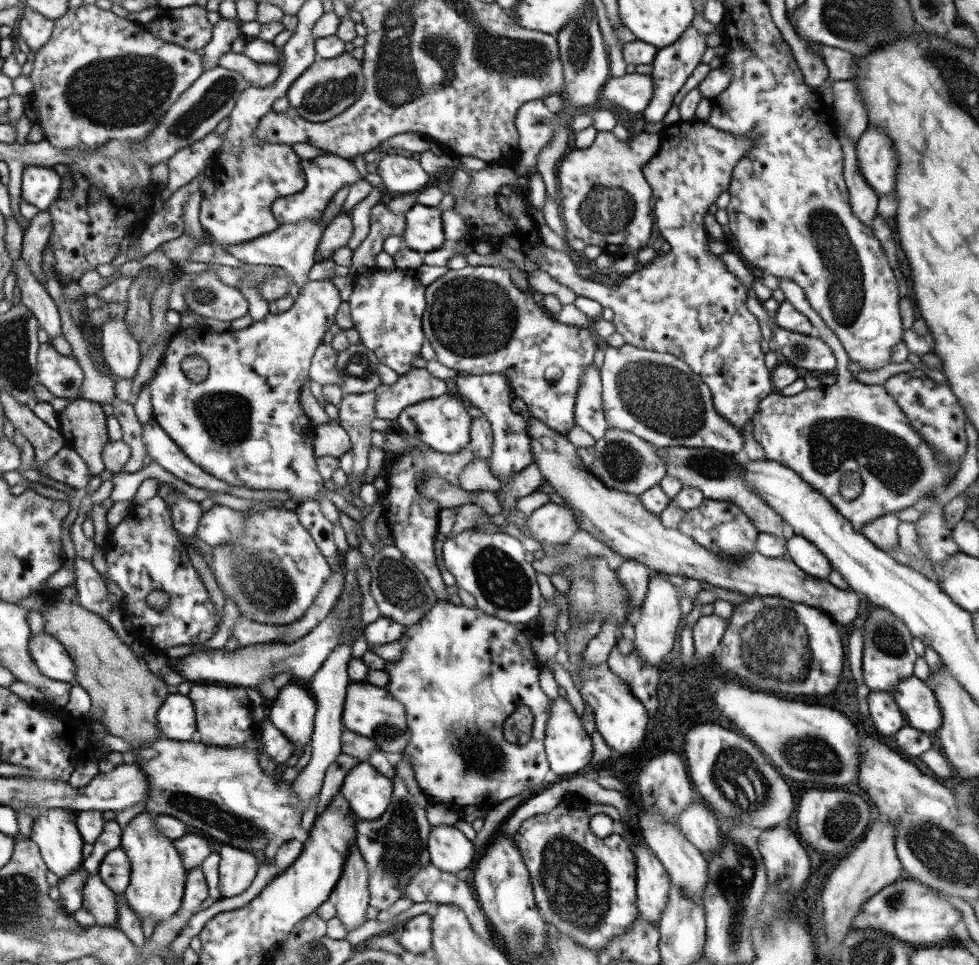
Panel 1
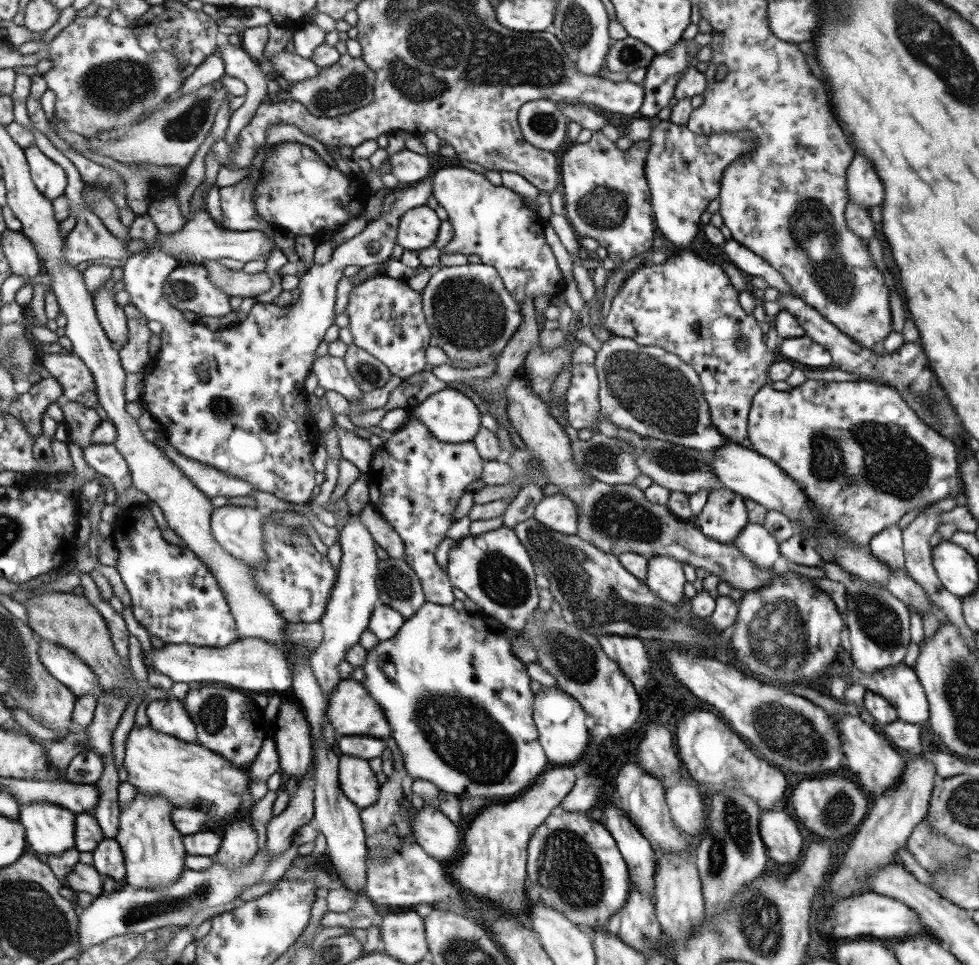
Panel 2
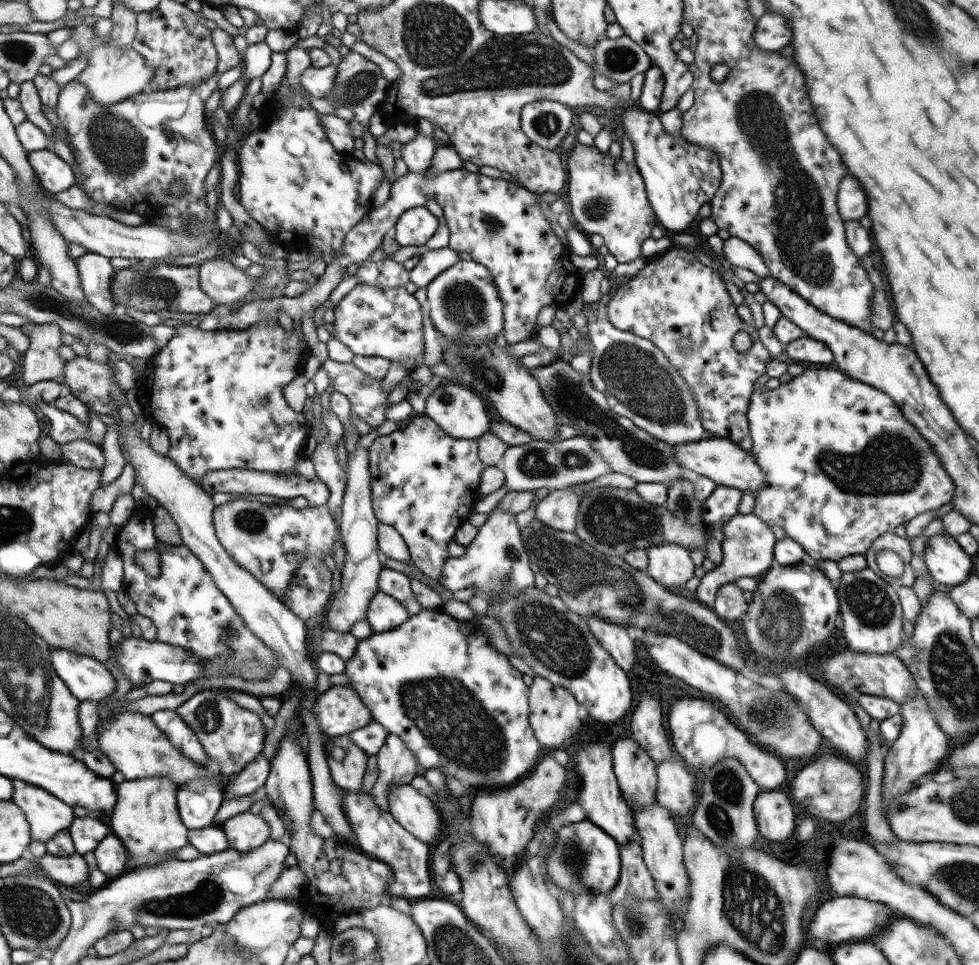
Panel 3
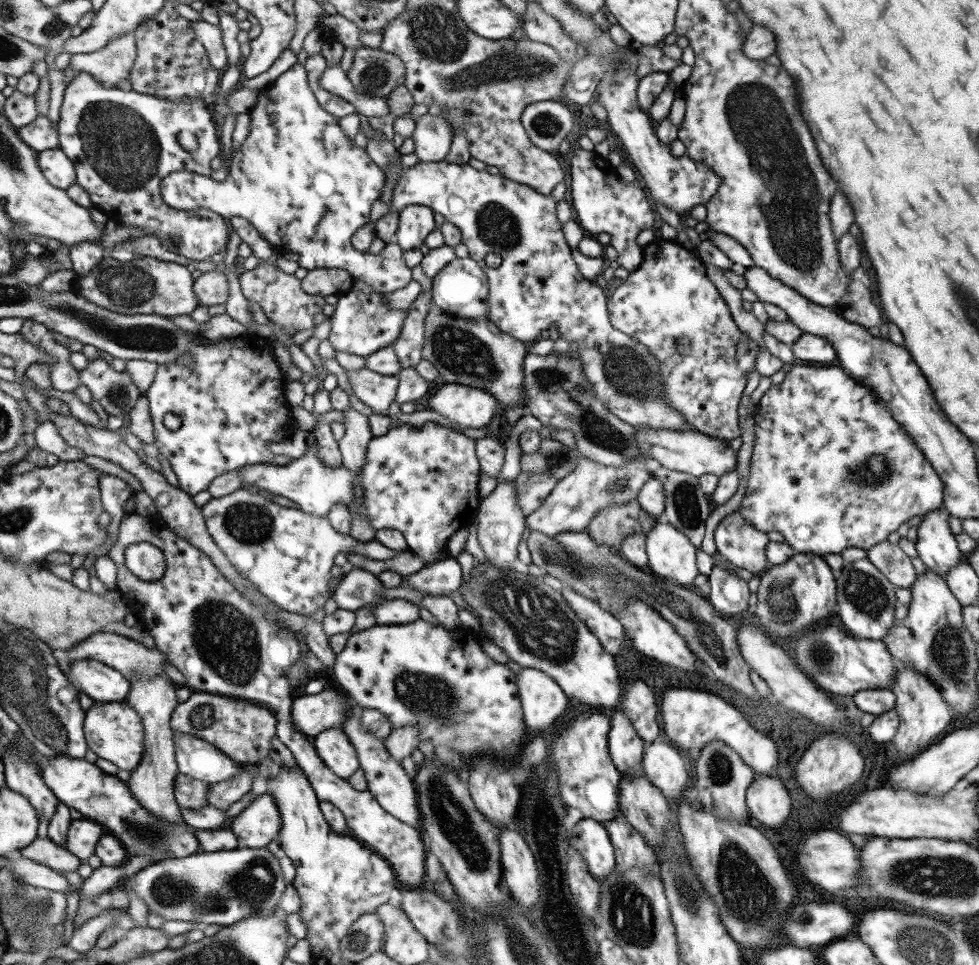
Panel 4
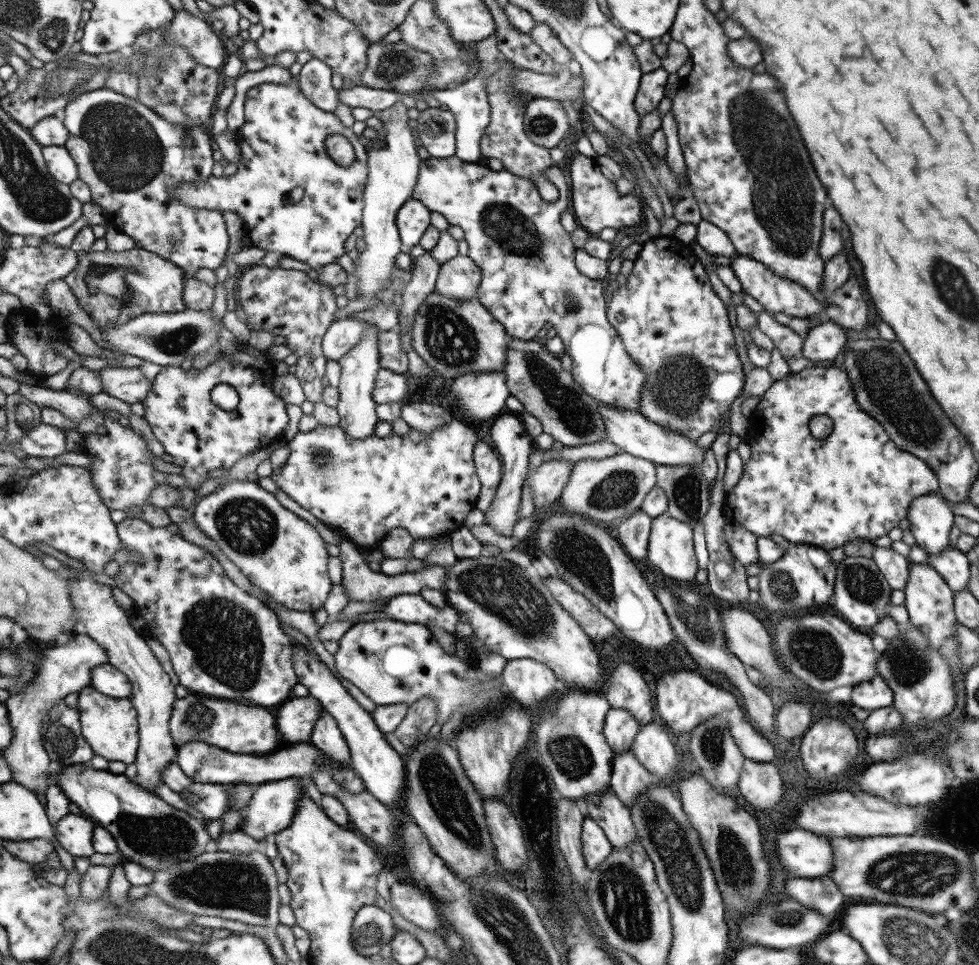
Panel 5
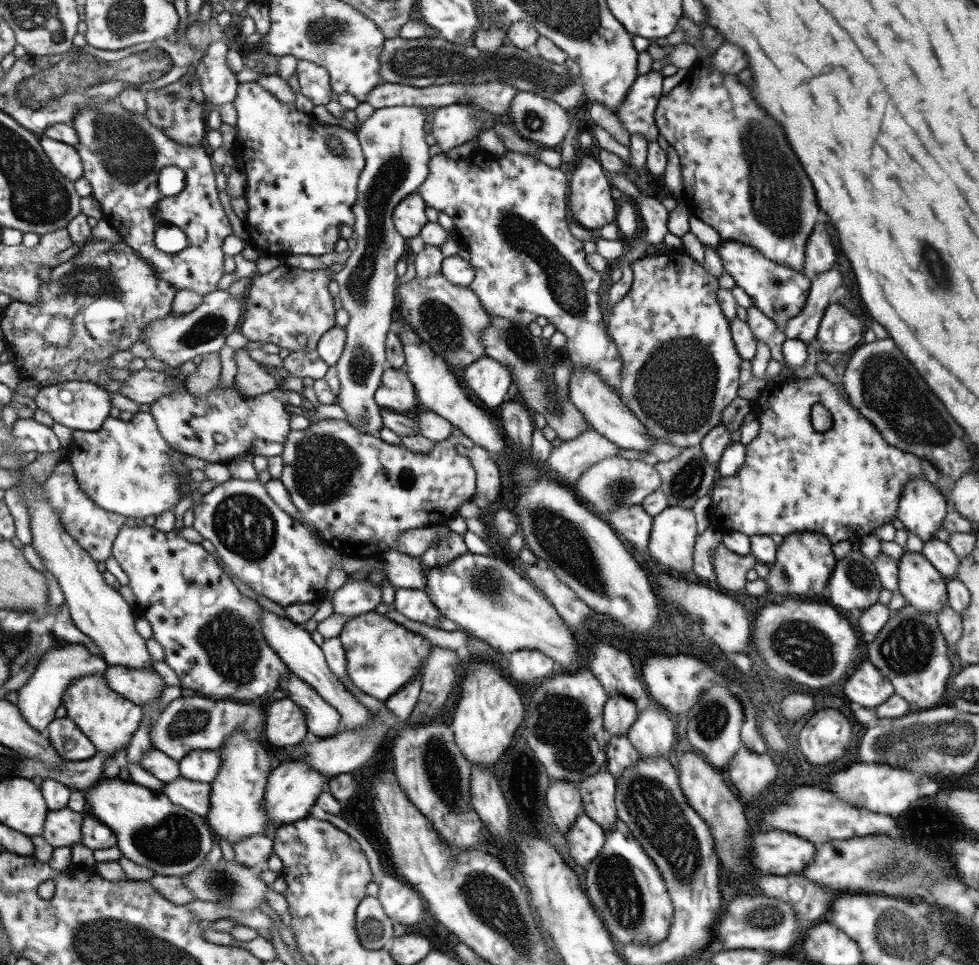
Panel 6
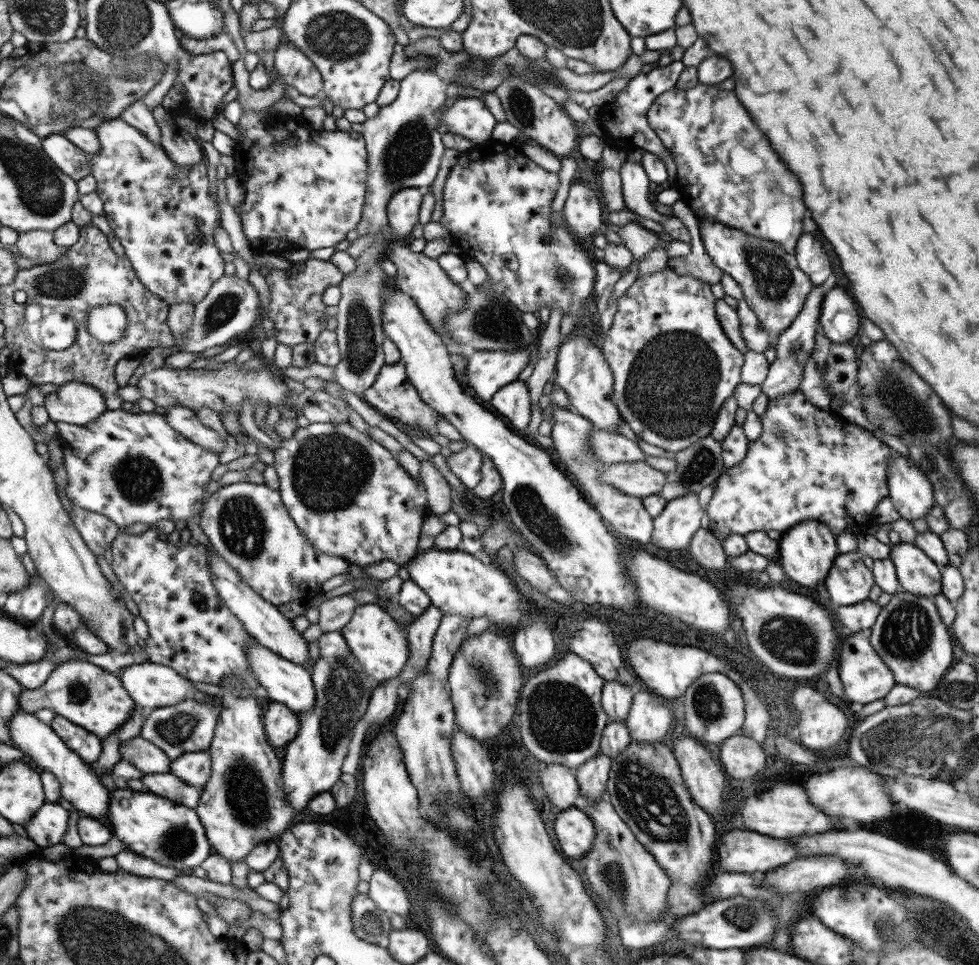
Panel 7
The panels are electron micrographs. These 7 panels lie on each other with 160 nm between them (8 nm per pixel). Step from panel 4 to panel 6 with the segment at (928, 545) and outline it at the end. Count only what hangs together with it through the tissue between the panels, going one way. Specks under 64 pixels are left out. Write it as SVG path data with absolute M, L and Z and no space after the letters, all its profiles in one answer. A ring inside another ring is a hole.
M912 478L903 486L898 500L898 509L896 517L903 524L905 529L916 534L922 542L935 539L934 534L938 528L942 528L942 520L949 506L946 499L937 489L933 488L925 479Z

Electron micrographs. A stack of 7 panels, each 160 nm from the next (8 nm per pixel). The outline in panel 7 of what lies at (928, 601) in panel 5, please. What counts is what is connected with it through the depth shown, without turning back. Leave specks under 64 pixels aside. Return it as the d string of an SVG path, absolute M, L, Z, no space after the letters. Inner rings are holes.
M892 544L888 559L893 563L896 579L903 591L930 598L940 593L940 567L914 544Z

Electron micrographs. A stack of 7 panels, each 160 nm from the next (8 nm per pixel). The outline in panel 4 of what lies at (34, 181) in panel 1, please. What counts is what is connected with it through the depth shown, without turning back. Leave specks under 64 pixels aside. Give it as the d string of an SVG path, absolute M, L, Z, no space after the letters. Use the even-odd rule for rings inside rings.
M58 147L39 152L38 164L47 182L54 187L66 190L69 185L76 182L71 160Z

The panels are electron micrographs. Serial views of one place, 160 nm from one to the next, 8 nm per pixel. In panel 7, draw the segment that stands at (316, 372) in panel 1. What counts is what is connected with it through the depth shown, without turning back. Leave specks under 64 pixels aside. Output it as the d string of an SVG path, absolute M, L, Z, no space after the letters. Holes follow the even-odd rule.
M401 362L393 364L383 363L371 386L368 386L362 392L361 399L390 420L399 420L404 426L416 428L420 432L425 432L427 436L436 434L436 420L439 420L441 416L420 399L415 387L407 378Z

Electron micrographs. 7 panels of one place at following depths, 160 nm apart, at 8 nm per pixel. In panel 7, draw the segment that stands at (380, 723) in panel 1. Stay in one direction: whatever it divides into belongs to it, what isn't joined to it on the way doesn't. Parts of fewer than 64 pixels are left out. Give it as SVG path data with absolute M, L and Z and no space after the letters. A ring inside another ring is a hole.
M267 701L263 708L262 726L266 741L278 750L297 736L299 720L297 714L283 704Z

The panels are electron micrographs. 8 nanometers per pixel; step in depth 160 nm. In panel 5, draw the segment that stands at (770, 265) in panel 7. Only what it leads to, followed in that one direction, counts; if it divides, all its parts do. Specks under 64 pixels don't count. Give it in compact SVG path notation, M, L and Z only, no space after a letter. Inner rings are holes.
M738 253L730 258L729 264L735 278L741 283L743 293L749 294L757 300L762 308L768 312L782 312L795 318L811 318L813 326L823 322L823 304L814 298L809 291L801 288L799 284L781 276L775 276L771 270L766 269L763 263Z

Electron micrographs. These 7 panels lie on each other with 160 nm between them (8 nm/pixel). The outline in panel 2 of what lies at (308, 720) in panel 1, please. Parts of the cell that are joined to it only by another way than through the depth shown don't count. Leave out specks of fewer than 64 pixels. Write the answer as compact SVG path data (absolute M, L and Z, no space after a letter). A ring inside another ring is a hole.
M282 699L271 728L279 773L301 780L312 762L311 731L303 711L295 702Z

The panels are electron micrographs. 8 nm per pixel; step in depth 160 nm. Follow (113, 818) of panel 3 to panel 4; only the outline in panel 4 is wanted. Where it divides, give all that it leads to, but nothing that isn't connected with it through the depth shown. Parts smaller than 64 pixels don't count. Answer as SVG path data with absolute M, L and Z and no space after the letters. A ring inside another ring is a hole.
M163 673L138 679L130 680L129 696L125 702L141 719L143 725L143 756L137 768L131 771L131 775L125 782L129 792L146 808L159 818L165 819L169 824L181 824L183 822L178 805L173 794L173 781L178 774L176 761L174 758L174 741L171 740L171 730L169 726L170 713L177 707L175 688L171 680Z

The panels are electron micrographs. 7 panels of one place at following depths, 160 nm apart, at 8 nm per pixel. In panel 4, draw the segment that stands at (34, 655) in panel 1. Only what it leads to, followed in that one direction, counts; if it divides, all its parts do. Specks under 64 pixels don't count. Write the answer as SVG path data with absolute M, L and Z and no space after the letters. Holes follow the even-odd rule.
M74 660L66 675L73 676L79 685L79 691L93 702L124 701L129 691L129 681L116 670L96 660Z

